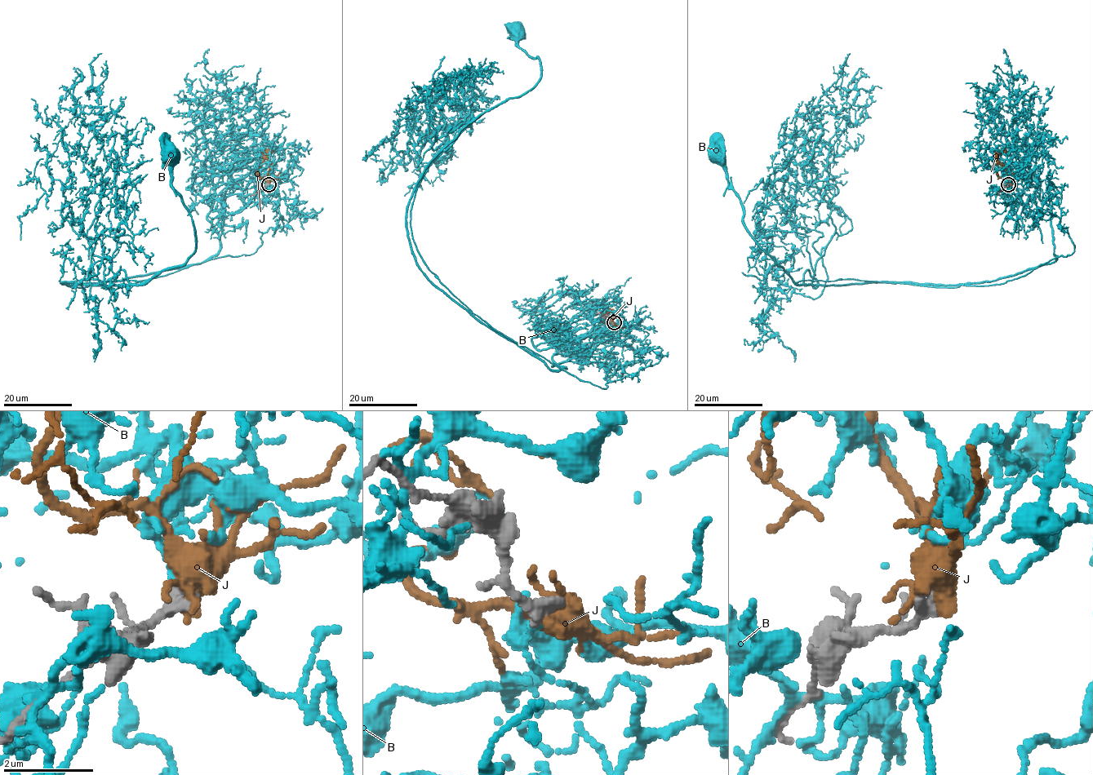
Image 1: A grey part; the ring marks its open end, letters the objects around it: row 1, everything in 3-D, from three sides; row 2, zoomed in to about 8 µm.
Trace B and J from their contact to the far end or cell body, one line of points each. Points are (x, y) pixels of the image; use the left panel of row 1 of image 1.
B: (266, 183), (211, 189), (219, 250), (200, 263), (65, 284), (148, 282), (186, 261), (195, 229), (171, 153)
J: (266, 183), (268, 180), (259, 177), (256, 173), (264, 157), (273, 149)

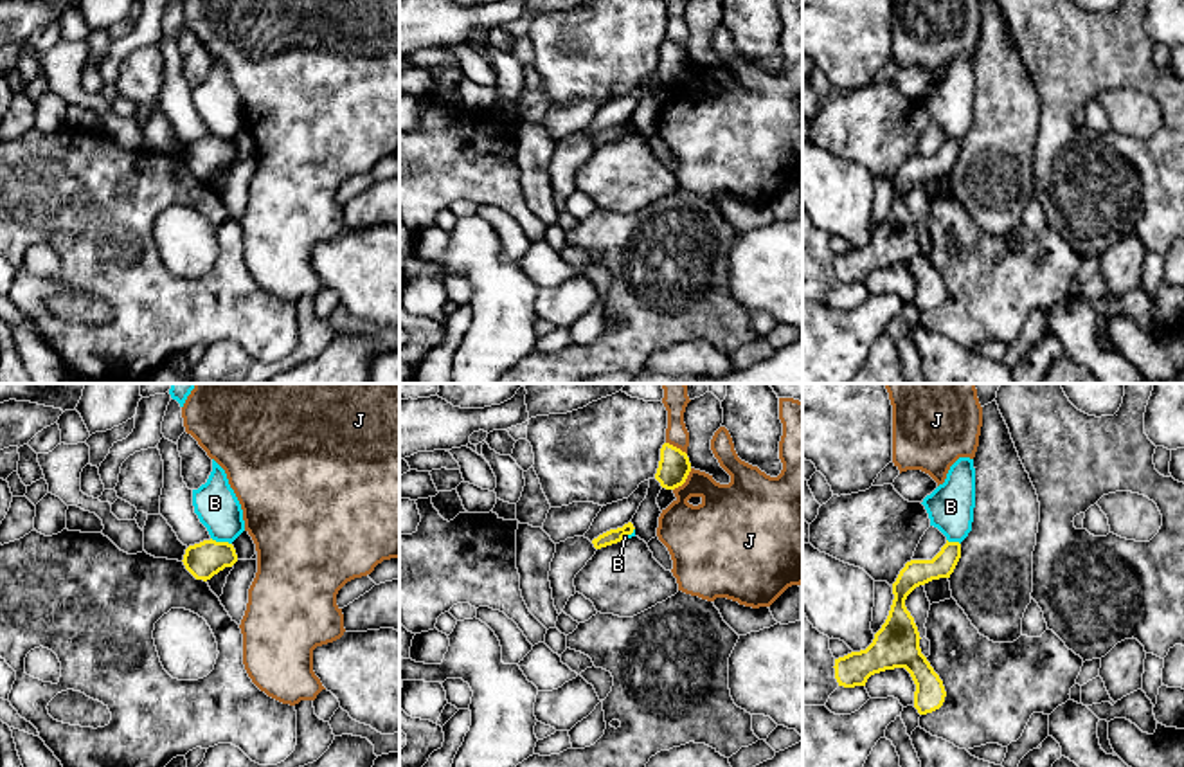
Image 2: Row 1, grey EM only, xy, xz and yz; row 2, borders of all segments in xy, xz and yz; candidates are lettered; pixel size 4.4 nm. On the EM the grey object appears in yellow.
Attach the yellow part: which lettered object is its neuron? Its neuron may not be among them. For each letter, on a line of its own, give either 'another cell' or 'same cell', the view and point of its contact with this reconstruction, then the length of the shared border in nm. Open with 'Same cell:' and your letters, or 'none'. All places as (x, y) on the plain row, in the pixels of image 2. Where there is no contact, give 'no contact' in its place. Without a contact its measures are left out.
Same cell: none
B: another cell; meets yellow in xy at (222, 139); contact 100 nm long
J: another cell; meets yellow in xz at (684, 78); contact 130 nm long

